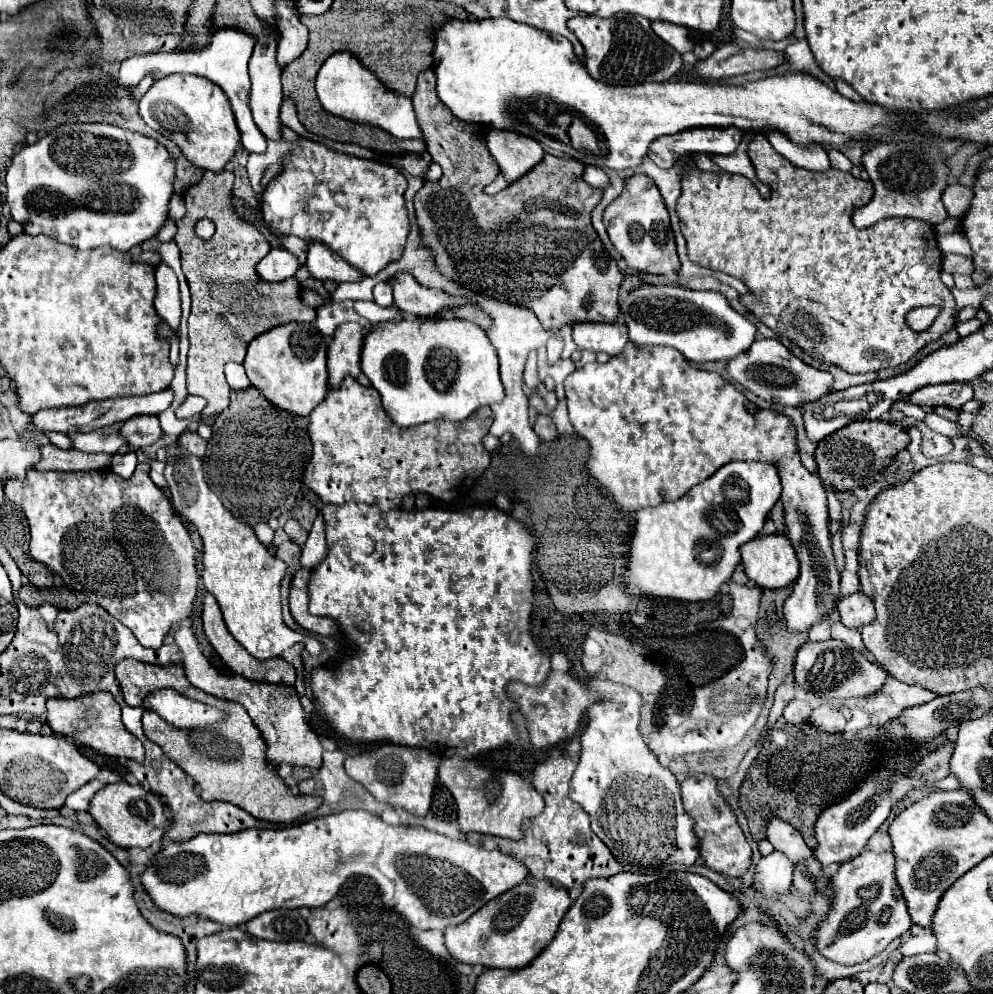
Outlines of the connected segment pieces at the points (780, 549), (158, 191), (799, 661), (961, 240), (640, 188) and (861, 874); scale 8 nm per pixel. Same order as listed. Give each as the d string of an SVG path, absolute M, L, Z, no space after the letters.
M783 534L755 538L741 548L745 574L763 590L793 584L799 576L799 560Z
M63 124L47 134L43 134L41 138L37 138L37 142L23 146L11 160L7 174L5 174L5 186L7 186L7 194L5 200L11 206L11 216L15 222L19 222L23 226L23 230L31 236L35 234L47 234L51 238L55 238L57 242L69 244L77 250L91 250L91 248L99 248L99 246L111 246L113 250L119 252L129 252L135 246L141 246L145 240L155 238L157 232L163 228L163 224L169 218L169 202L175 194L175 158L167 152L165 146L161 146L159 142L155 142L153 138L147 138L139 132L131 132L131 130L123 130L119 126L111 126L111 124Z
M827 640L827 642L805 642L797 650L797 658L793 664L793 678L795 684L807 692L813 692L825 700L851 700L851 698L867 698L885 686L887 672L877 662L869 662L861 652L851 650L841 640Z
M961 232L937 236L937 242L939 242L941 252L945 252L945 254L947 252L957 252L957 254L963 254L967 258L973 258L973 250L971 250L971 246L967 244L967 238Z
M627 178L623 192L605 208L603 224L607 234L631 270L651 274L673 274L679 270L675 238L669 224L669 212L659 190L649 178Z
M863 852L851 862L843 862L831 876L831 906L815 932L815 948L821 956L841 966L867 962L887 948L887 944L911 928L905 900L899 896L899 886L893 878L895 860L891 852Z

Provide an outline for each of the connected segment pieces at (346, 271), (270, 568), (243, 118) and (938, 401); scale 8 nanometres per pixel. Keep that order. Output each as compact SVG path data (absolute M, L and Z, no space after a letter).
M309 244L307 252L307 268L313 278L333 280L333 282L361 282L365 274L351 264L347 264L335 252L327 252L323 244Z
M177 444L169 448L169 460L165 478L171 490L173 510L189 520L203 540L203 574L205 588L217 598L225 624L235 640L257 660L281 656L281 652L301 642L312 655L319 655L323 645L314 637L293 632L281 616L281 594L279 586L287 574L287 564L273 556L255 536L253 528L241 524L221 504L221 500L209 490L203 480L201 460L181 450Z
M219 28L213 36L213 44L209 44L205 50L201 52L157 52L157 56L151 54L143 54L143 56L133 56L121 62L121 72L119 72L119 84L133 88L141 82L143 76L147 74L155 74L157 78L165 78L169 74L195 74L195 76L203 76L209 78L211 82L215 82L217 86L221 86L221 90L227 94L231 108L235 112L235 120L241 132L241 142L243 148L247 152L263 152L267 148L265 144L265 136L259 132L259 128L255 128L251 110L249 110L249 90L251 90L251 82L249 82L249 72L247 72L247 62L251 58L255 46L255 36L247 34L245 30L239 28Z
M951 382L951 384L937 384L929 388L921 388L919 392L913 392L911 400L919 406L949 406L949 408L961 408L965 402L973 398L973 386L967 382Z

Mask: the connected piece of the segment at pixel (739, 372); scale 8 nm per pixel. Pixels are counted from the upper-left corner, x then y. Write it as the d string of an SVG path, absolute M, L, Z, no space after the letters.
M775 338L755 340L755 344L747 352L743 352L743 356L727 364L727 372L733 380L737 380L741 386L751 390L759 398L777 402L781 406L801 406L807 402L815 402L827 396L829 392L833 392L831 390L833 376L829 372L823 372L805 364Z

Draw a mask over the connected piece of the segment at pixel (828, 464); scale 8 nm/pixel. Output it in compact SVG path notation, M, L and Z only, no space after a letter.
M883 420L851 422L817 444L819 476L823 484L831 486L835 492L853 492L859 488L869 488L873 482L877 482L883 470L897 458L897 454L909 446L909 442L911 440L907 430L893 422Z

